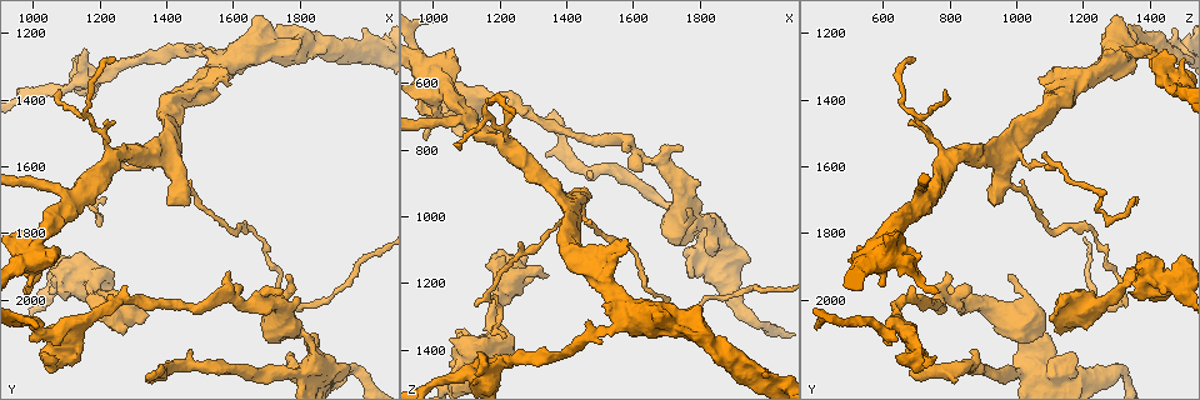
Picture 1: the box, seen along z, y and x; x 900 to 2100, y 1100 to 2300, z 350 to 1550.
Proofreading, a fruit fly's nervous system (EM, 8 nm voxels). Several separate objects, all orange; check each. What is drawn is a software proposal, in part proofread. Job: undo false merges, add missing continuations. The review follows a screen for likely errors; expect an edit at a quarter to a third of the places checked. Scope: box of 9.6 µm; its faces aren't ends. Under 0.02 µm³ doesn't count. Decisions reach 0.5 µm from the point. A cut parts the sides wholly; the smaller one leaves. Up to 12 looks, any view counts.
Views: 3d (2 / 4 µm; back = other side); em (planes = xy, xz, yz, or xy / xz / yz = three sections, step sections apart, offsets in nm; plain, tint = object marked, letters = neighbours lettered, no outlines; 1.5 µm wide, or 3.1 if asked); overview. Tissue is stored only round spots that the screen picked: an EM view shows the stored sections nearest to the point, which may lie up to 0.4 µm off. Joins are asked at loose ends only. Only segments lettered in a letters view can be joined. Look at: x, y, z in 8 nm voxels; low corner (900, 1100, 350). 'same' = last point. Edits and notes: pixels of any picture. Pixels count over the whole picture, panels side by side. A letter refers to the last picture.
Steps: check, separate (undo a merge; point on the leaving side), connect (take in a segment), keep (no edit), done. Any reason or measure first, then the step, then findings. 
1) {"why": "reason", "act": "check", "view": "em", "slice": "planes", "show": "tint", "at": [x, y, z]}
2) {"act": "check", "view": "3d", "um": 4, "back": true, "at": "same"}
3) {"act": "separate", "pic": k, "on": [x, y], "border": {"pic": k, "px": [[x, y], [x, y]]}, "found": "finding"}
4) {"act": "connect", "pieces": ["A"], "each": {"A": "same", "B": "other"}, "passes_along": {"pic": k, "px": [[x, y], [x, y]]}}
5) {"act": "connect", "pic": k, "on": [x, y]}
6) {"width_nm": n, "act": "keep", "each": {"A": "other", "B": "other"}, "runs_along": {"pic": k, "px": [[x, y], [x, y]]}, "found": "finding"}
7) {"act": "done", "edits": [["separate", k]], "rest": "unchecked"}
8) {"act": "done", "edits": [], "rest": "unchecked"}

{"why": "abrupt turn", "act": "check", "view": "em", "slice": "planes", "show": "letters", "at": [1170, 1930, 1380]}

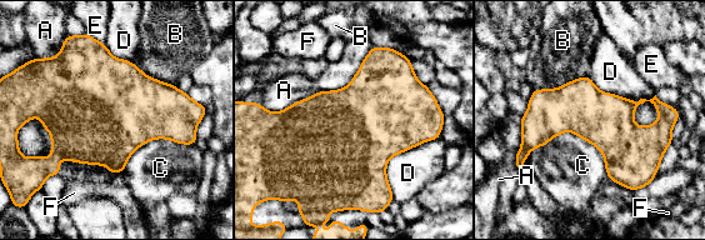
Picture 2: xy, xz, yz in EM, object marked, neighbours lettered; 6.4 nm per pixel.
{"width_nm": 650, "act": "keep", "each": {"A": "other", "B": "other", "C": "other", "D": "other", "E": "other", "F": "other"}, "border": {"pic": 2, "px": [[373, 46], [345, 86], [268, 110]]}, "found": "one cell here"}

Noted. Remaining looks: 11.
{"why": "an open end", "act": "check", "view": "em", "slice": "xy", "step": 8, "show": "letters", "at": [1340, 2240, 820]}

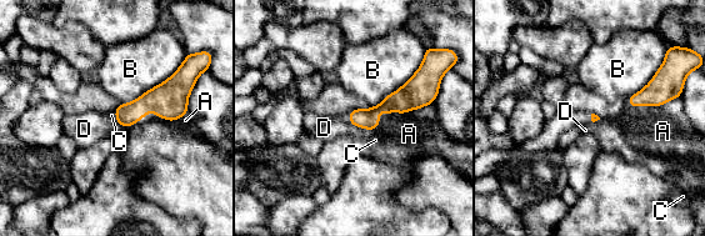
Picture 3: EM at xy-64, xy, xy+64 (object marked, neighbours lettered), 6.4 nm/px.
{"longest_contact_nm": ["B", 460], "act": "keep", "each": {"A": "other", "B": "other", "C": "other", "D": "other"}, "found": "no lettered segment goes on from it"}

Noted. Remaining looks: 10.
{"why": "an open end", "act": "check", "view": "3d", "um": 2, "back": true, "at": [1400, 1700, 930]}

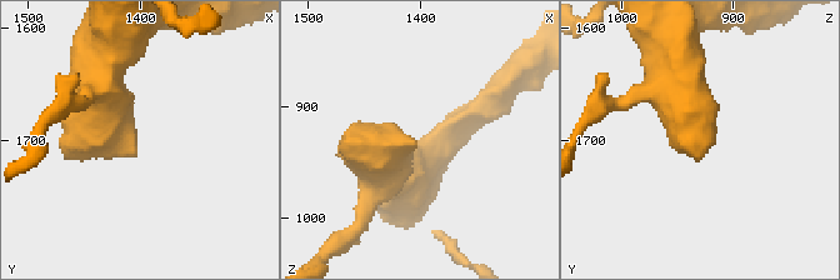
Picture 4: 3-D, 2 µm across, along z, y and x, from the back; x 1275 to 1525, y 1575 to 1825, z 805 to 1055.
{"act": "check", "view": "em", "slice": "planes", "show": "letters", "at": [1400, 1710, 934]}

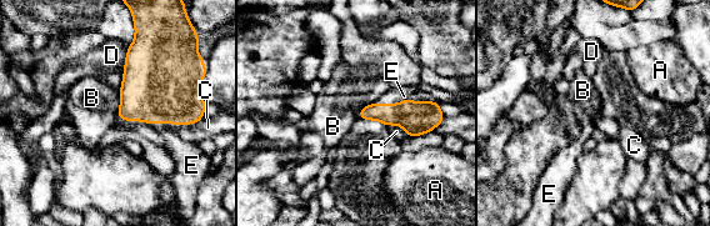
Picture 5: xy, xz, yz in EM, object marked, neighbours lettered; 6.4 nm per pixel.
{"longest_contact_nm": ["C", 240], "act": "connect", "pieces": ["E"], "each": {"A": "other", "B": "other", "C": "other", "D": "other", "E": "same"}, "found": "it goes on there"}

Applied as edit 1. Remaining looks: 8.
{"why": "two arms in line, one across", "act": "check", "view": "em", "slice": "planes", "show": "tint", "at": [1170, 1340, 1450]}

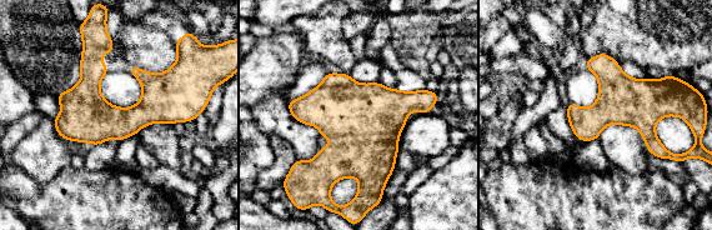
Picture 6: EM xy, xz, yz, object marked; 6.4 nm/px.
{"why": "see the neighbours", "act": "check", "view": "em", "slice": "planes", "show": "letters", "at": "same"}

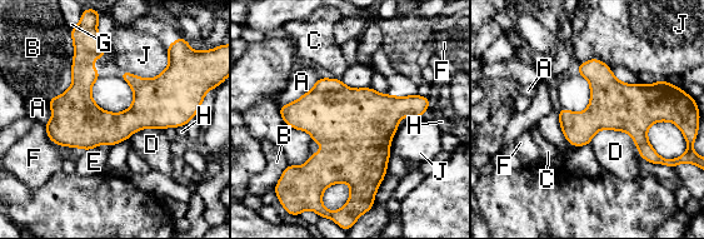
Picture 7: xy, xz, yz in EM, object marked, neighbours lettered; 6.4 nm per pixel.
{"width_nm": 240, "act": "keep", "each": {"A": "other", "B": "other", "C": "other", "D": "other", "E": "other", "F": "other", "G": "other", "H": "other", "J": "other"}, "border": {"pic": 7, "px": [[588, 144], [627, 132], [642, 158]]}, "found": "continuous, no second cell"}

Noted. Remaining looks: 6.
{"why": "stops while still wide", "act": "check", "view": "em", "slice": "planes", "show": "letters", "at": [1520, 1250, 1270]}

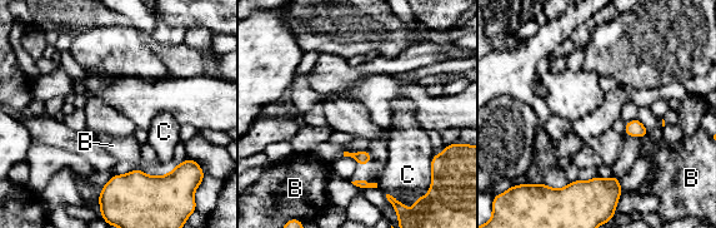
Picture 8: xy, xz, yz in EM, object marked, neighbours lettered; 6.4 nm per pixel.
{"act": "keep", "each": {"B": "other", "C": "other"}, "border": {"pic": 8, "px": [[295, 218], [303, 223]]}, "found": "no lettered segment goes on from it"}

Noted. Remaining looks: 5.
{"act": "done", "edits": [["connect", 5]], "rest": "unchecked"}

